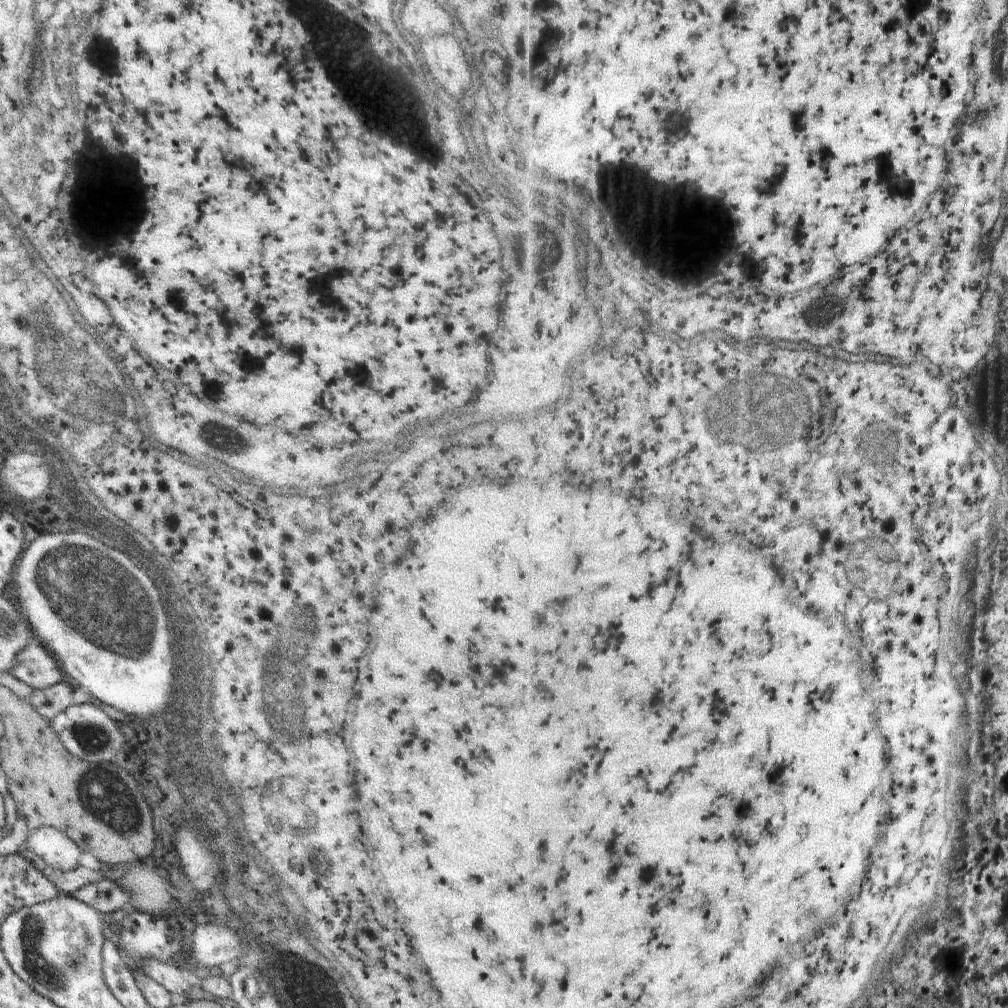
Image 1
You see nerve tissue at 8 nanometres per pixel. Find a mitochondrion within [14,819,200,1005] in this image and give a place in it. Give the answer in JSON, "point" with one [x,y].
{"point":[47,961]}

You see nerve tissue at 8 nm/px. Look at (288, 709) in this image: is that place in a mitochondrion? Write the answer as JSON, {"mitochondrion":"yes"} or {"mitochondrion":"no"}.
{"mitochondrion":"yes"}

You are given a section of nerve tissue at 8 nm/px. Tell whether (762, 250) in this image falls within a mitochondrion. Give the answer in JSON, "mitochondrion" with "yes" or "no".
{"mitochondrion":"no"}

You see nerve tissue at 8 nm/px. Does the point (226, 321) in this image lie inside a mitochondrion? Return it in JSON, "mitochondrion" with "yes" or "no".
{"mitochondrion":"no"}

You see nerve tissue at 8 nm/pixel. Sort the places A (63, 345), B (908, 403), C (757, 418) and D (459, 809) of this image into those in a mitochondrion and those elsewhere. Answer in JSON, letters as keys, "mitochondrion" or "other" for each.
{"A":"mitochondrion","B":"other","C":"mitochondrion","D":"other"}

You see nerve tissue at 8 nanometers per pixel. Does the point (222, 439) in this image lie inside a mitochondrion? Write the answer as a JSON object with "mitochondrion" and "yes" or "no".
{"mitochondrion":"yes"}

